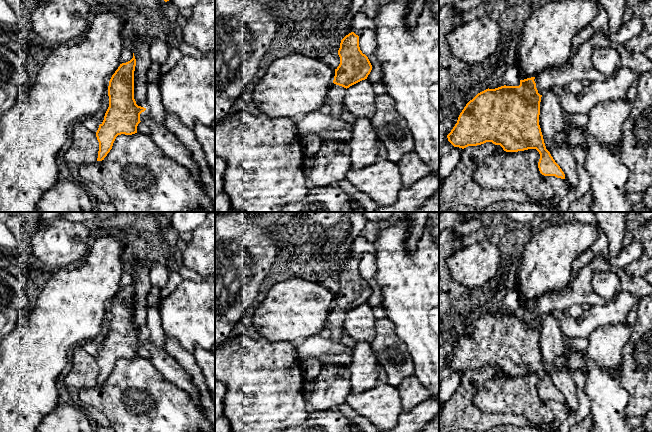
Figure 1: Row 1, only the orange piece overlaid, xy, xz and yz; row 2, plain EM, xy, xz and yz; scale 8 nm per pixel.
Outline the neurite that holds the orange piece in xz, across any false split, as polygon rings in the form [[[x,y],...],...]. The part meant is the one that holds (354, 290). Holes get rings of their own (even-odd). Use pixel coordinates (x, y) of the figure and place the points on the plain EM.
[[[354,256],[346,259],[338,274],[340,288],[335,293],[333,308],[328,316],[327,335],[331,342],[341,344],[345,315],[350,310],[367,303],[372,294],[368,281],[359,271],[359,260]]]

